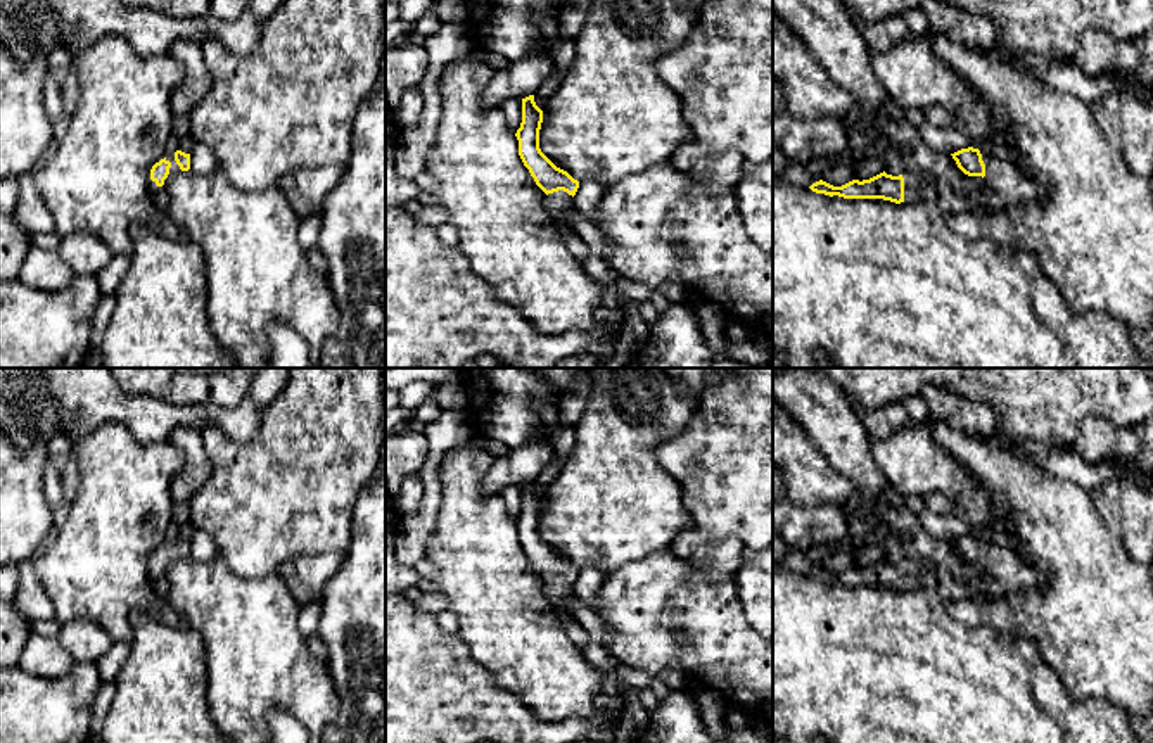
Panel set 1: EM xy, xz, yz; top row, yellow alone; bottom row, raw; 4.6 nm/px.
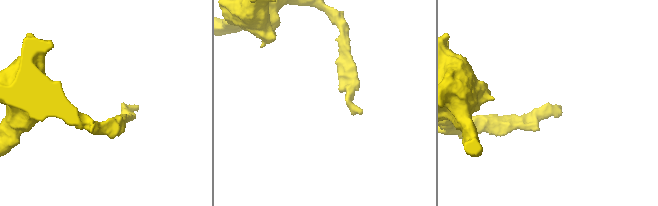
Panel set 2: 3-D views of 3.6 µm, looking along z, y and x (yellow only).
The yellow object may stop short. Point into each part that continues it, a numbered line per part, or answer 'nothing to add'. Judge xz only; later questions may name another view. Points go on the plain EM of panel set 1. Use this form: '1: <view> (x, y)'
1: xz (557, 591)

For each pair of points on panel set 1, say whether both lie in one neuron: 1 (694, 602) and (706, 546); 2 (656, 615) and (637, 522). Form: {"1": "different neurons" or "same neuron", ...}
{"1": "different neurons", "2": "different neurons"}

